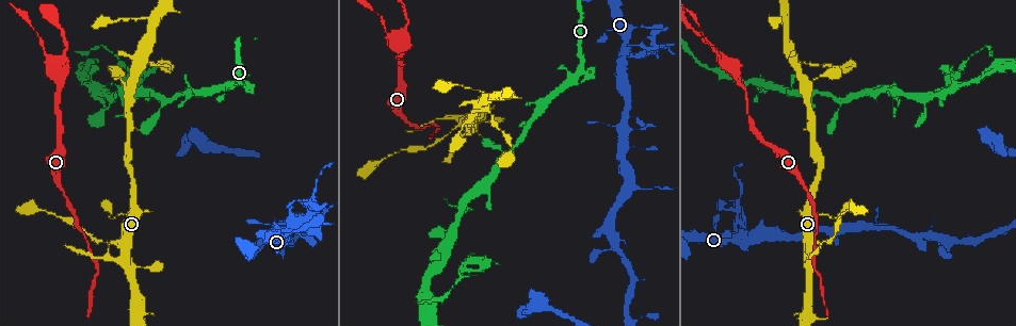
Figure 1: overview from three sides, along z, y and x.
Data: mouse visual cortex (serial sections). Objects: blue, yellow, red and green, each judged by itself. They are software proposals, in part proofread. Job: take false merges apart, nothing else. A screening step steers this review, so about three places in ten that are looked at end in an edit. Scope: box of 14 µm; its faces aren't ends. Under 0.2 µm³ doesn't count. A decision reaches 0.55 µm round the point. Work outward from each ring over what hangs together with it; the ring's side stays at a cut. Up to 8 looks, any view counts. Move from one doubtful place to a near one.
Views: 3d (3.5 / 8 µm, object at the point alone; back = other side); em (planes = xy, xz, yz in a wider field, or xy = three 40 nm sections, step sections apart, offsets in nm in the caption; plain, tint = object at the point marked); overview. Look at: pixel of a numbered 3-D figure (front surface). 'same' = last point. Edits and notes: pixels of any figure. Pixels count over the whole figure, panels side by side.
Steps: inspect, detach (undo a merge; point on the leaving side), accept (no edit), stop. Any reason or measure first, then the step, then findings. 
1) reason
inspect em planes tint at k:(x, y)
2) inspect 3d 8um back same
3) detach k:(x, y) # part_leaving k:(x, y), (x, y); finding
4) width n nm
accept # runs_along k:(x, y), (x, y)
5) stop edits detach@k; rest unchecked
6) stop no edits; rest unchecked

three-way junction
inspect 3d 3.5um at 1:(623, 56)

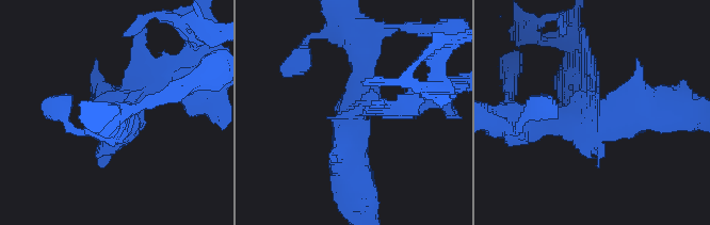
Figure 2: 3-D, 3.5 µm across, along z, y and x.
detach 2:(548, 36) # a second cell is stuck on

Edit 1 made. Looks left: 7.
redraw
inspect overview

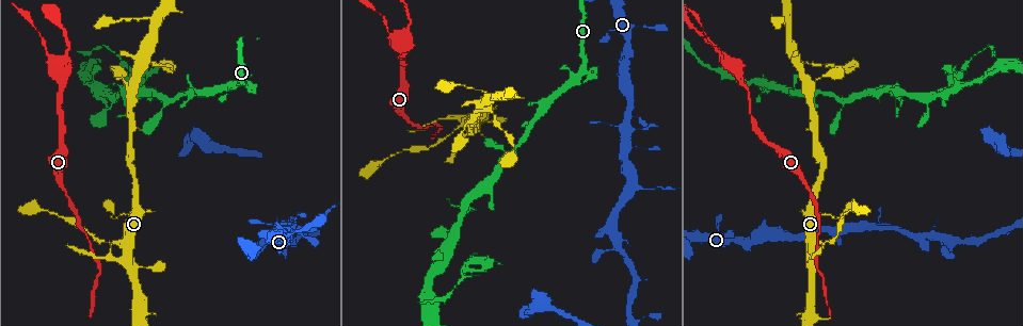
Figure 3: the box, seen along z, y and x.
inspect 3d 3.5um at 3:(874, 226)

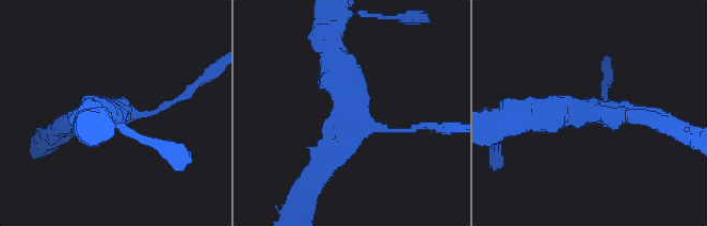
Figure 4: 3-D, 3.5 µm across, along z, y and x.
arms 3; arm_widths 100, 300, 500 nm; need the tissue
inspect em planes plain at 4:(350, 112)

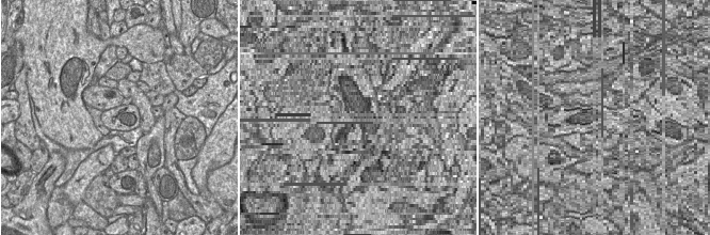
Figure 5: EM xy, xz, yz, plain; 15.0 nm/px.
with the object marked
inspect em planes tint same

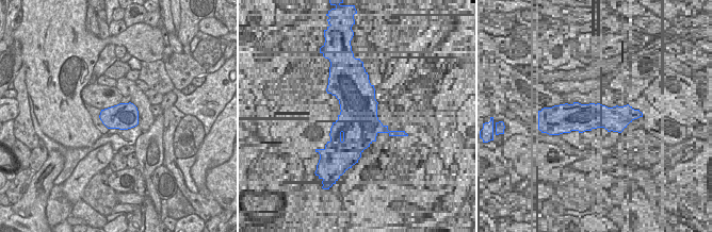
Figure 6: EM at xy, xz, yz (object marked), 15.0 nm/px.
accept # runs_along 4:(330, 49), (350, 133), (317, 177); continuous, no second cell

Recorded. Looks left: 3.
small branch off a trunk
inspect 3d 3.5um back at 3:(461, 127)

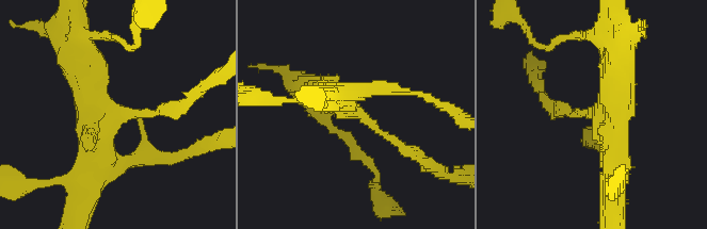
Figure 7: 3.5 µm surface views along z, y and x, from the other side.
arms 3; arm_widths 150, 400, 400 nm; shape alone is not enough
inspect em xy step 1 tint at 7:(599, 112)

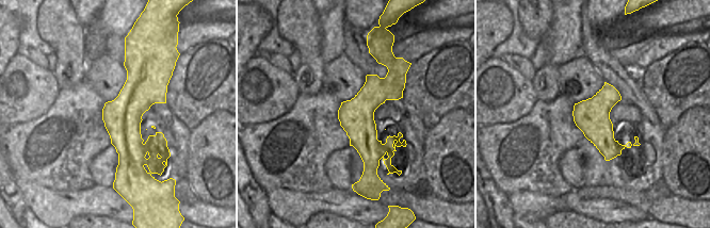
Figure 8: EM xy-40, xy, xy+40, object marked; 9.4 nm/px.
accept # runs_along 8:(130, 58), (125, 167); one cell here

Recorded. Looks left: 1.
stop edits detach@2; rest unchecked

